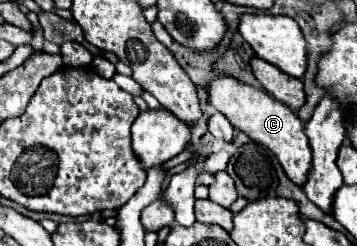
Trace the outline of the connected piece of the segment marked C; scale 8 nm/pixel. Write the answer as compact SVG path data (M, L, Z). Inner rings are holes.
M214 75L214 81L206 89L206 95L210 105L222 111L222 115L232 123L234 129L244 131L248 137L266 145L278 157L292 183L302 187L308 181L308 173L312 169L312 151L304 133L304 123L290 111L290 107L276 101L266 91L240 83L230 75Z

